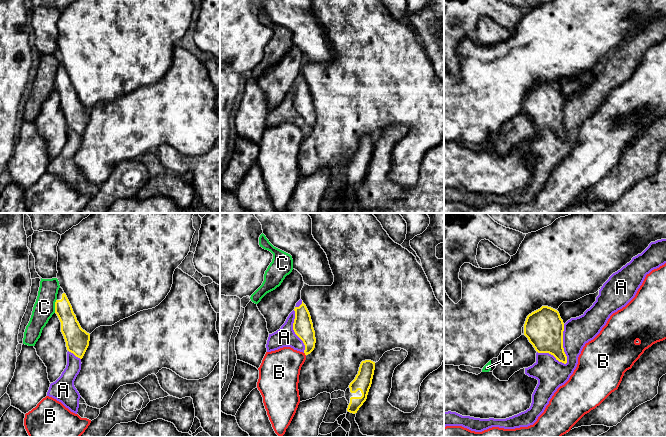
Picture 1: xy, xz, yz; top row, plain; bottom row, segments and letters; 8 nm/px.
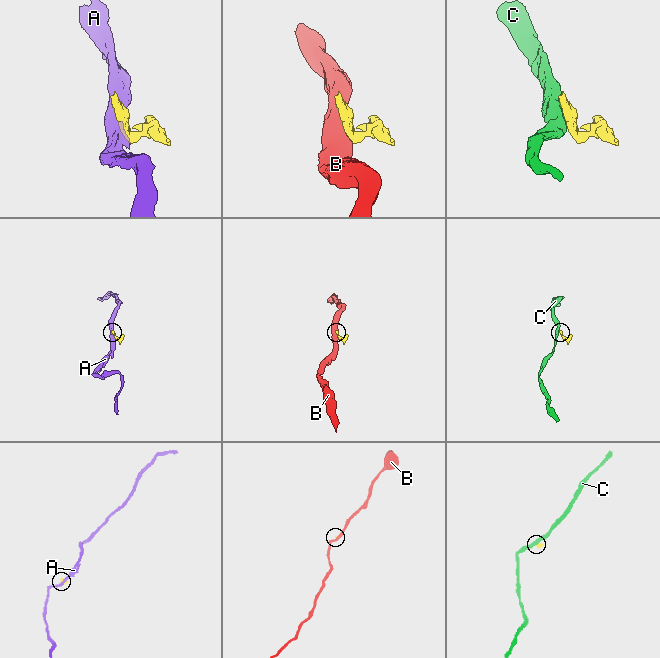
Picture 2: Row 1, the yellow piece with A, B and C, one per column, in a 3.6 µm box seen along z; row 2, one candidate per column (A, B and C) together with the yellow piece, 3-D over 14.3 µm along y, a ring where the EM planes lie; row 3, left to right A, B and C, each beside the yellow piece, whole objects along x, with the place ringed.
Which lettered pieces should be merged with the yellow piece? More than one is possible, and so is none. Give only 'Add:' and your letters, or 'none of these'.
Add: none of these

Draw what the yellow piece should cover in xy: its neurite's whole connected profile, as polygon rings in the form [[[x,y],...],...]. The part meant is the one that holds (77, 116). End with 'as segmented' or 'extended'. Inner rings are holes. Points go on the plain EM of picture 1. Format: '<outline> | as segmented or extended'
[[[61,63],[58,66],[55,78],[55,89],[61,98],[61,108],[64,112],[67,126],[82,135],[89,122],[90,110],[81,104]]] | extended

